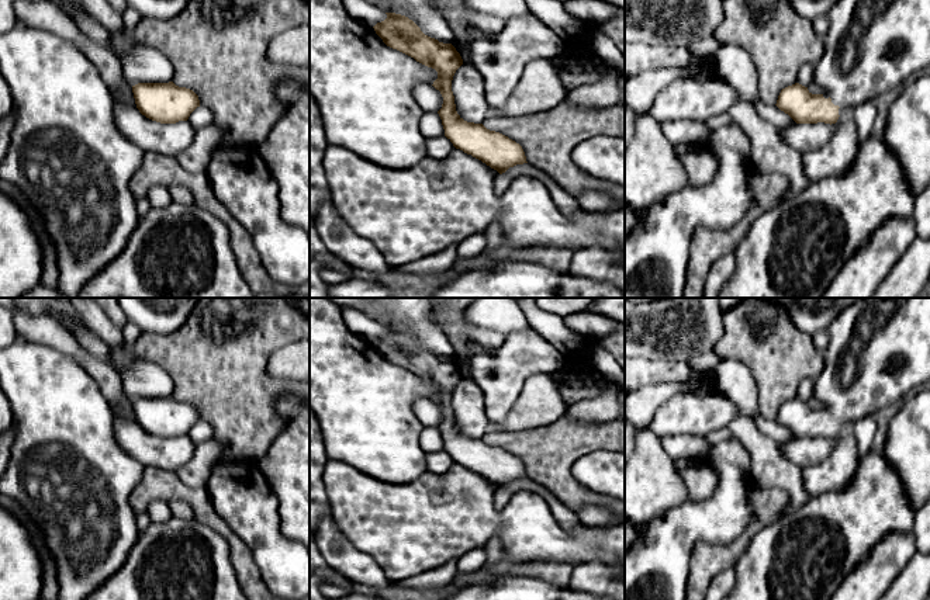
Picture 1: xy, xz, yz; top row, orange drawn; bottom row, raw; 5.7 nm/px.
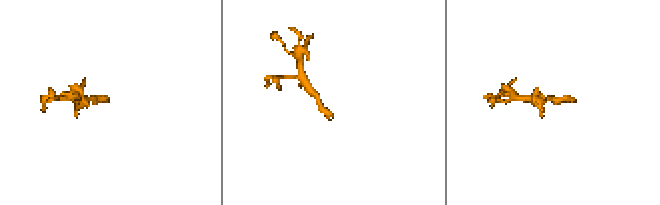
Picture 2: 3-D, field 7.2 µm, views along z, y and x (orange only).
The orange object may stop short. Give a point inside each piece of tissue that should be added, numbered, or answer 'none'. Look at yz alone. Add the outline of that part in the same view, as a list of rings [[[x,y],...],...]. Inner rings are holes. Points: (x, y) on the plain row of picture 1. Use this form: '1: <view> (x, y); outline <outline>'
1: yz (878, 350); outline [[[874,298],[847,306],[826,330],[827,350],[813,398],[839,420],[839,430],[930,381],[930,298]]]

